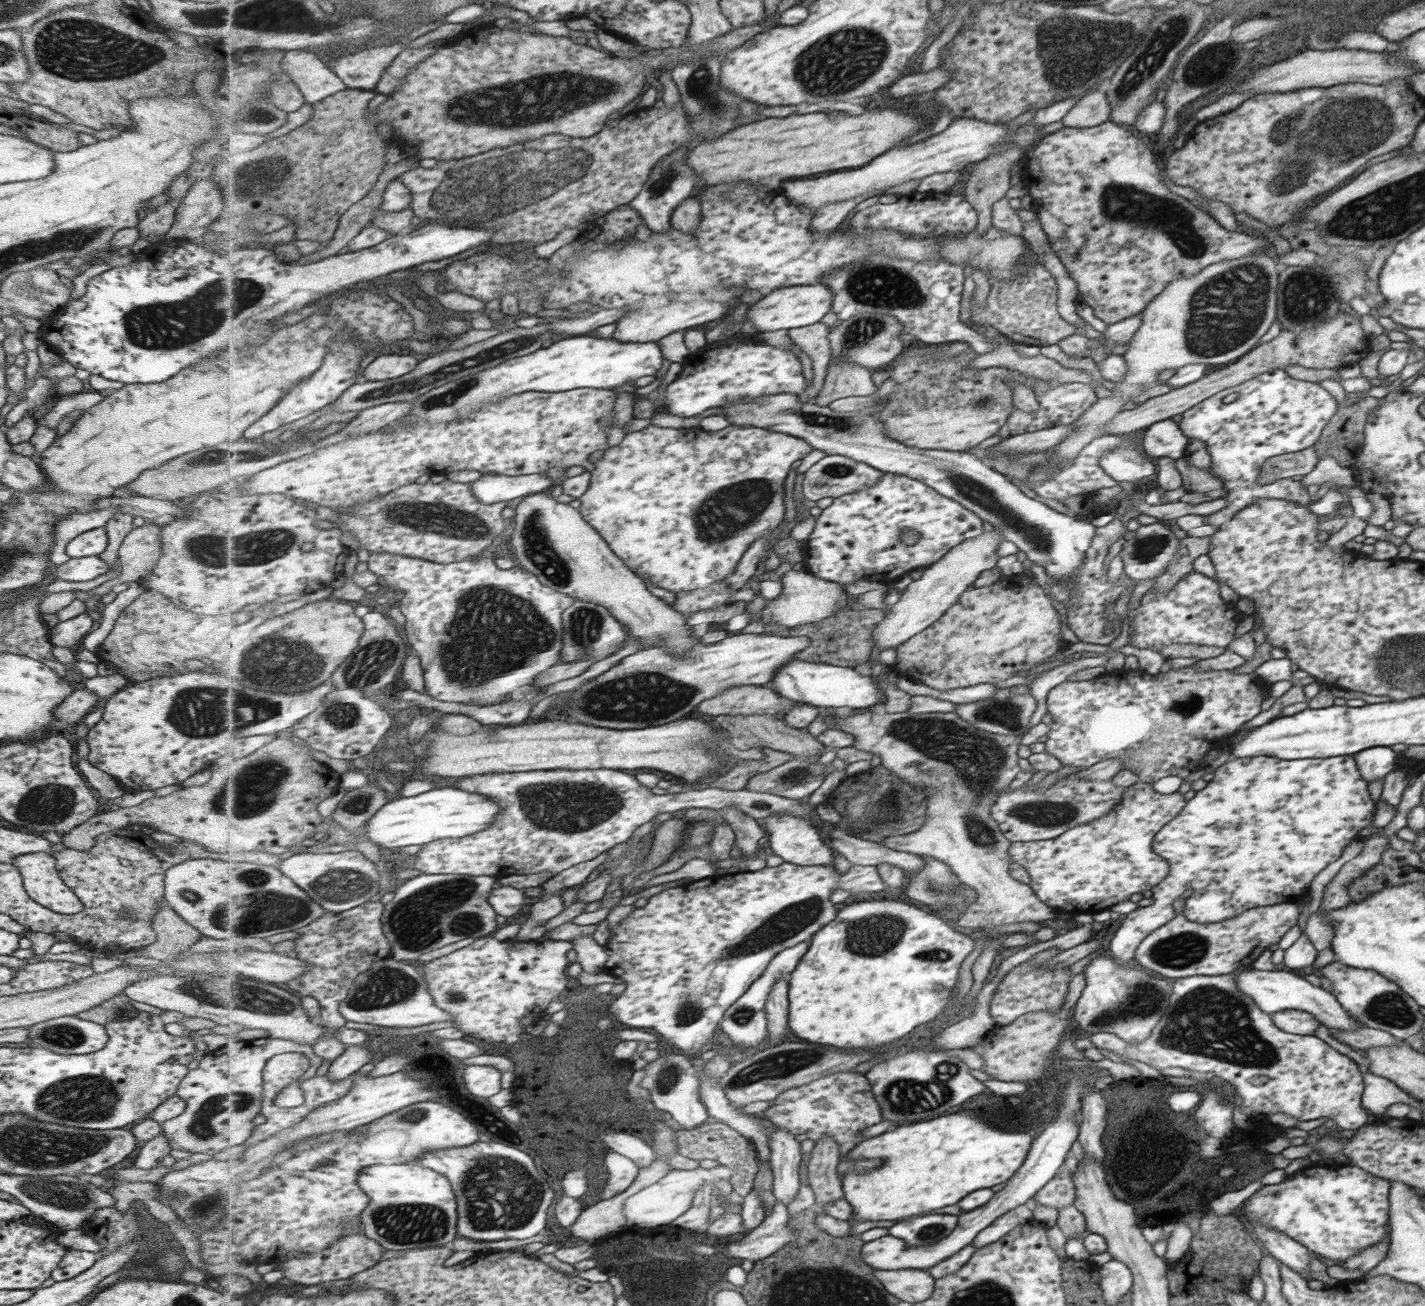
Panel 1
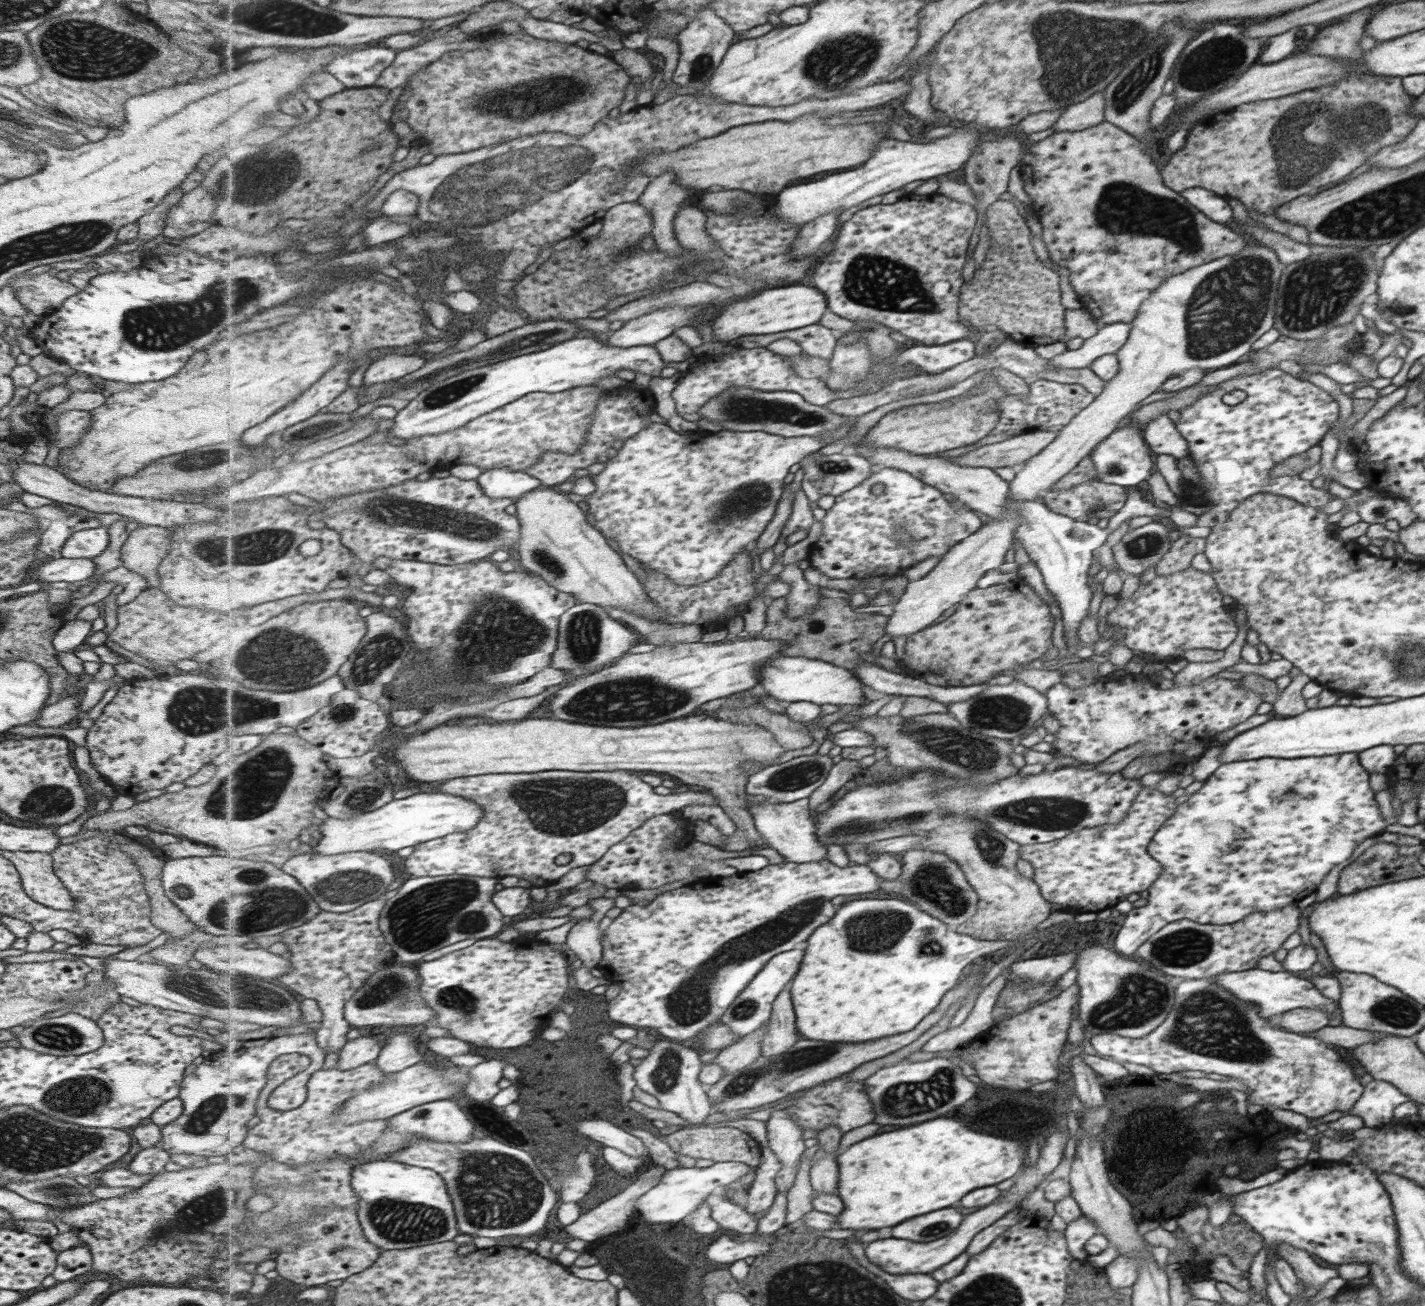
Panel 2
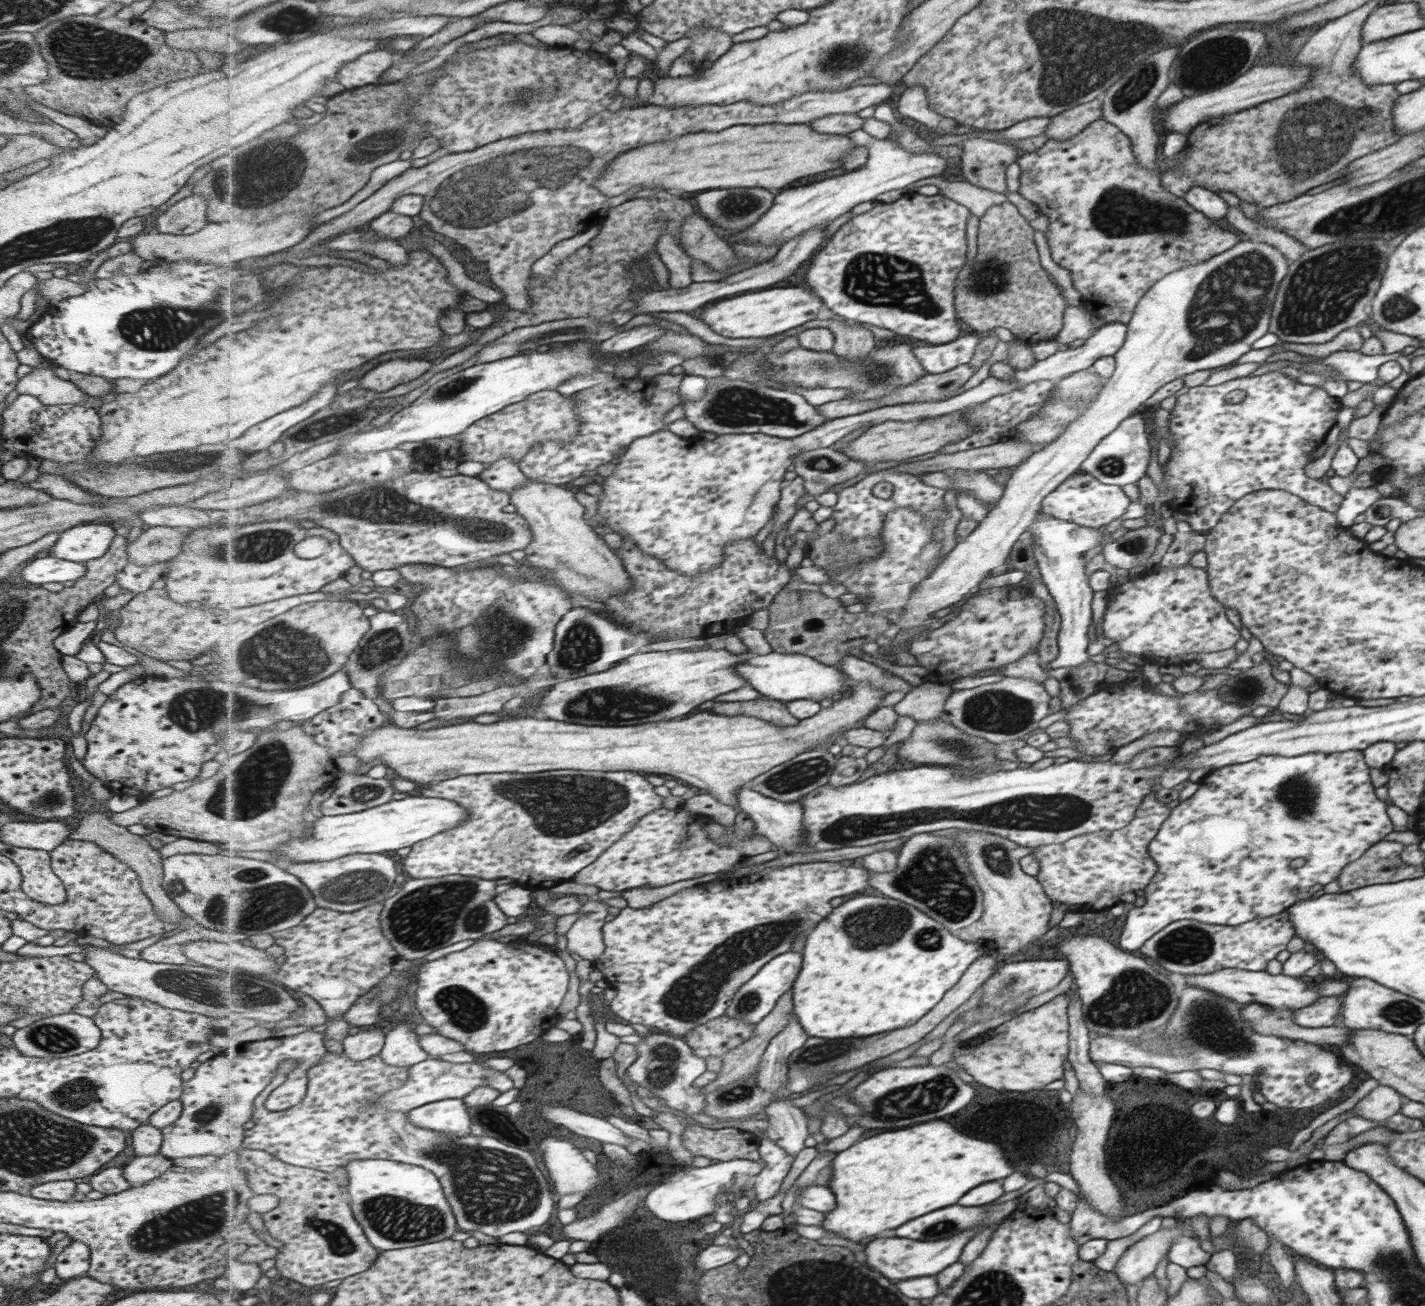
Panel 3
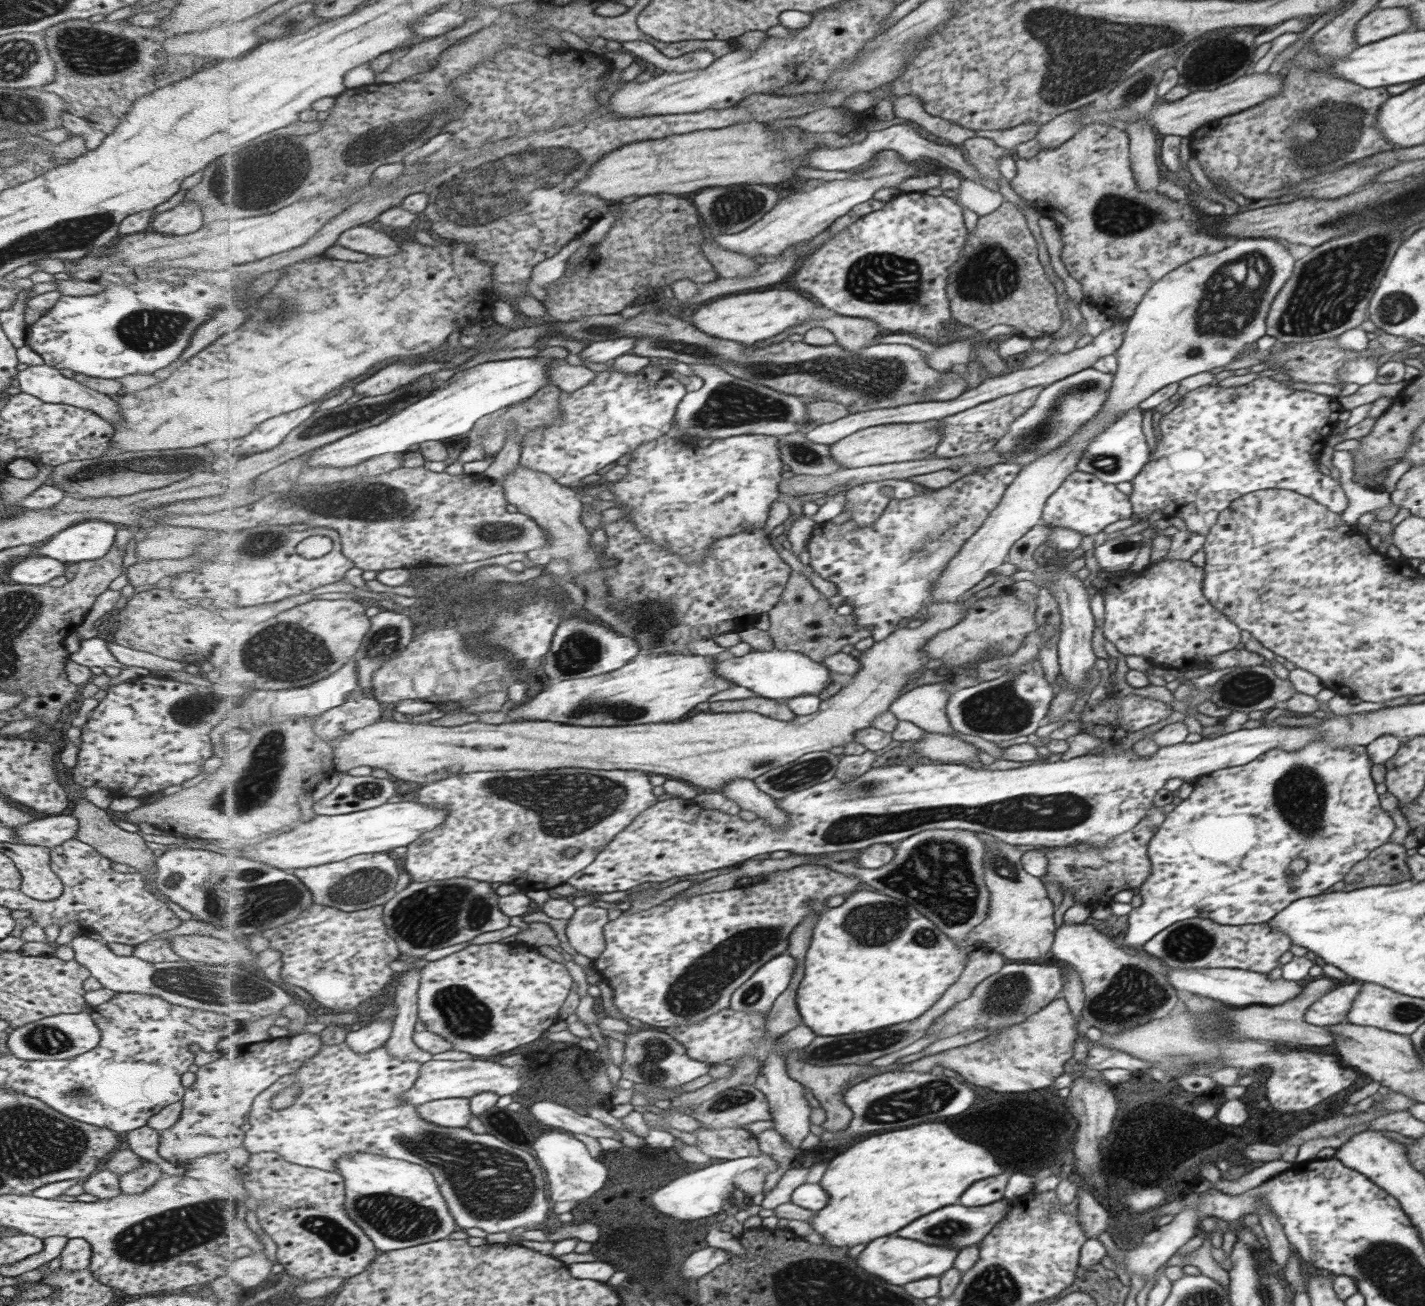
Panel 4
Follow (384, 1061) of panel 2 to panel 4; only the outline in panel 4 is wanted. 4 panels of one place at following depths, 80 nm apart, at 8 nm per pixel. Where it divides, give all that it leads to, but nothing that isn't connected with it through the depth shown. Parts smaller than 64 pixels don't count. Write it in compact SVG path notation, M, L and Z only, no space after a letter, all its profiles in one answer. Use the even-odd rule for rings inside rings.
M412 967L398 974L396 978L395 1001L398 1015L391 1038L386 1042L390 1053L401 1060L416 1060L420 1063L433 1060L433 1054L427 1053L414 1041L415 1026L419 1022L419 991L422 968Z

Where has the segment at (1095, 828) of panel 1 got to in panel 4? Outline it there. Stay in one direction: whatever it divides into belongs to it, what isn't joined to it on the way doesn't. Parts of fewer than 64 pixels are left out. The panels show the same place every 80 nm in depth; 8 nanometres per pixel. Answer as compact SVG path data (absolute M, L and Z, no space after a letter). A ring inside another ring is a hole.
M1161 808L1149 809L1145 819L1132 831L1125 832L1111 839L1102 846L1093 846L1085 842L1074 842L1067 846L1047 847L1043 856L1047 860L1046 873L1040 877L1042 882L1061 883L1062 892L1069 890L1075 903L1084 903L1091 909L1097 906L1109 906L1112 896L1120 890L1137 890L1149 876L1151 864L1146 854L1149 839L1156 832L1155 828L1165 818Z

